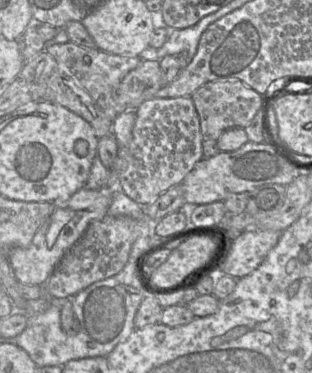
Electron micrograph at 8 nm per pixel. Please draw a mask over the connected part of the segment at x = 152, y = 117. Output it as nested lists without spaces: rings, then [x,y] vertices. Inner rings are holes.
[[[191,97],[159,98],[144,101],[136,110],[131,140],[119,148],[113,169],[118,177],[118,188],[139,205],[147,205],[174,185],[180,185],[185,176],[203,157],[199,117]]]

